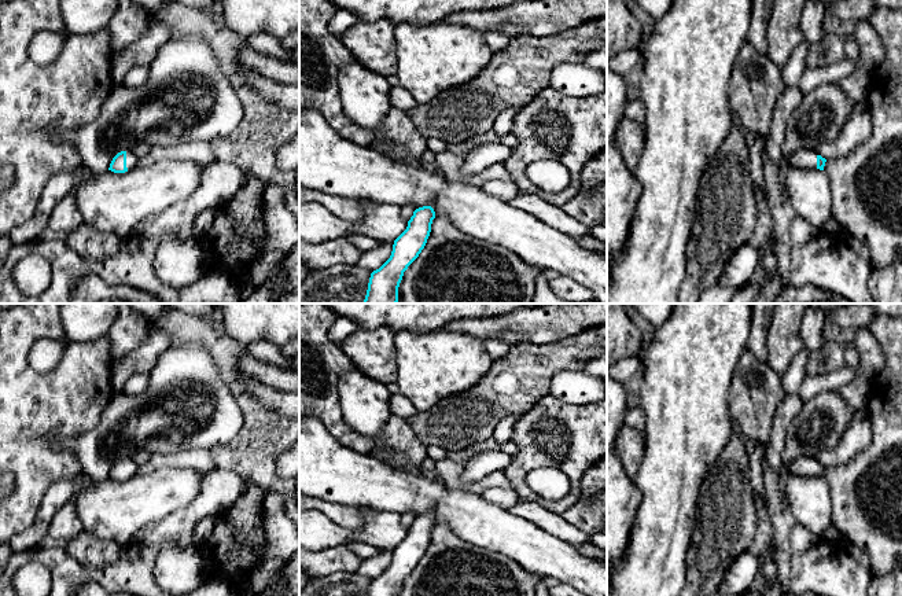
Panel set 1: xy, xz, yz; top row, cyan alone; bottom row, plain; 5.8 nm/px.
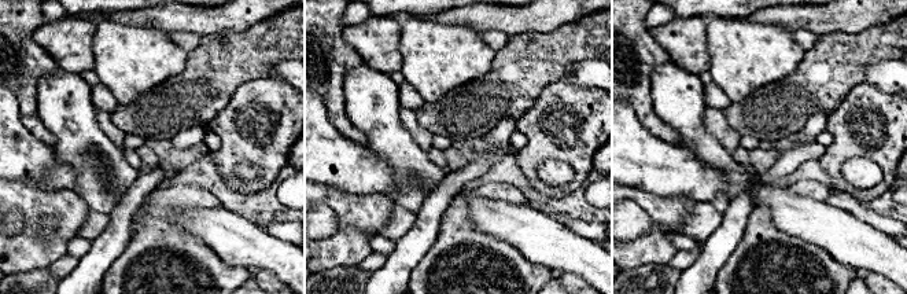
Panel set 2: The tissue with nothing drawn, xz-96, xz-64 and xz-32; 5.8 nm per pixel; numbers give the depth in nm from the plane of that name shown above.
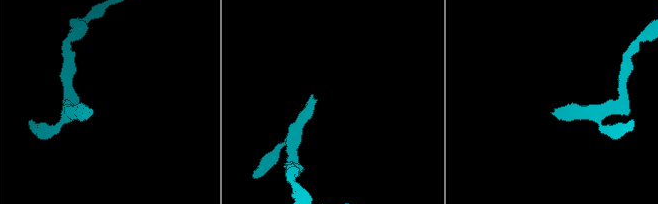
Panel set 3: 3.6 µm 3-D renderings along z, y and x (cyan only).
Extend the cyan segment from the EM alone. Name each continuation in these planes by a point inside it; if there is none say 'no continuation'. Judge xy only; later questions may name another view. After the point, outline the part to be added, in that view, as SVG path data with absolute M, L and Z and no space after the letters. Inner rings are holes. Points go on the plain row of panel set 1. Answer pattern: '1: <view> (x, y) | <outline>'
1: xy (132, 468) | M126 457L126 475L128 475L128 478L135 475L136 472L139 472L137 464L130 457Z

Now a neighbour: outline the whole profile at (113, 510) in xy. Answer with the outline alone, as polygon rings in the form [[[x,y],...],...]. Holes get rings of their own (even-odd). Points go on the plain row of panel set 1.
[[[158,468],[136,472],[125,481],[107,478],[100,482],[85,477],[70,501],[84,530],[125,547],[144,526],[189,505],[206,477],[191,468]]]

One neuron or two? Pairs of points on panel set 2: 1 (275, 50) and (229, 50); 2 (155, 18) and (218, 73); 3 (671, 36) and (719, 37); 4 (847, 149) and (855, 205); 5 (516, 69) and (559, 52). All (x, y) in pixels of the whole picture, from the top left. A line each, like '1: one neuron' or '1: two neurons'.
1: one neuron
2: two neurons
3: two neurons
4: two neurons
5: one neuron

